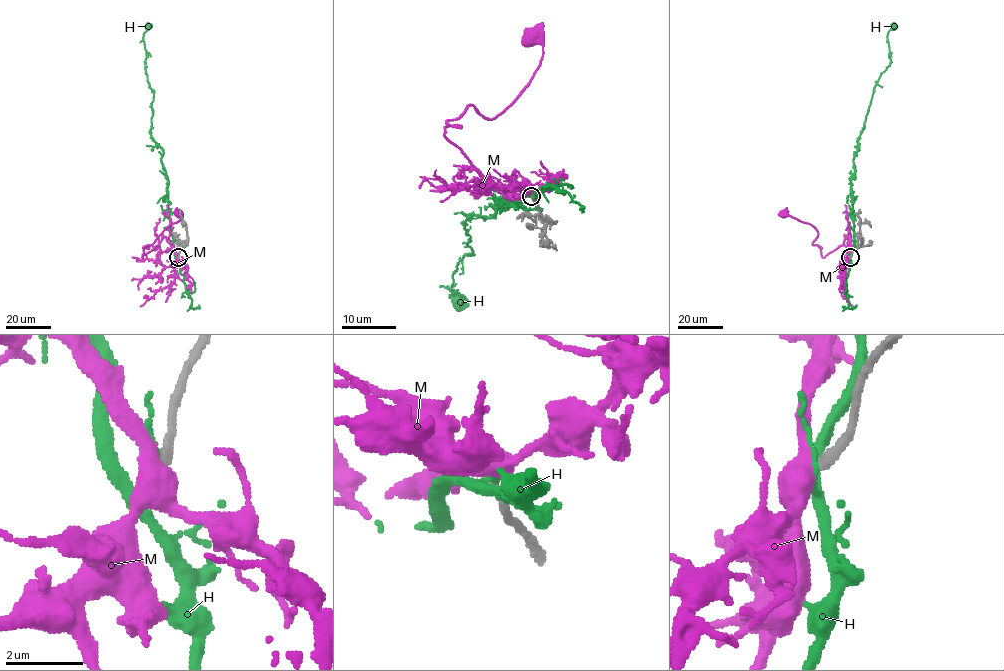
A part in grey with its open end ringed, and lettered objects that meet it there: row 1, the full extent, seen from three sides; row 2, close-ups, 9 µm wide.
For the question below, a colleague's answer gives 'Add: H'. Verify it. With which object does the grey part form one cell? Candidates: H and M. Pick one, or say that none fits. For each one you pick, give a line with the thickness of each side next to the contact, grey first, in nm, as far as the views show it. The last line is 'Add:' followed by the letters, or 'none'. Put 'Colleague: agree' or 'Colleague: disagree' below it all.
Add: none
Colleague: disagree

